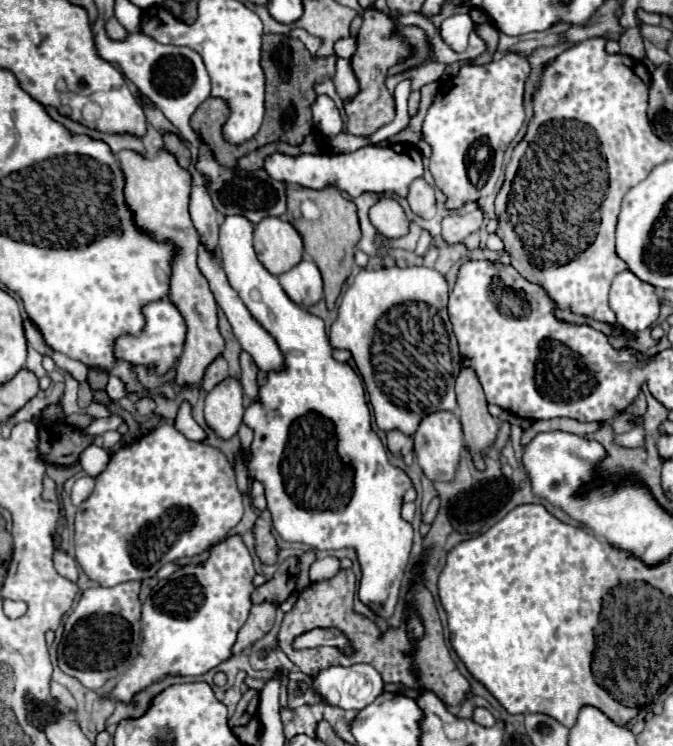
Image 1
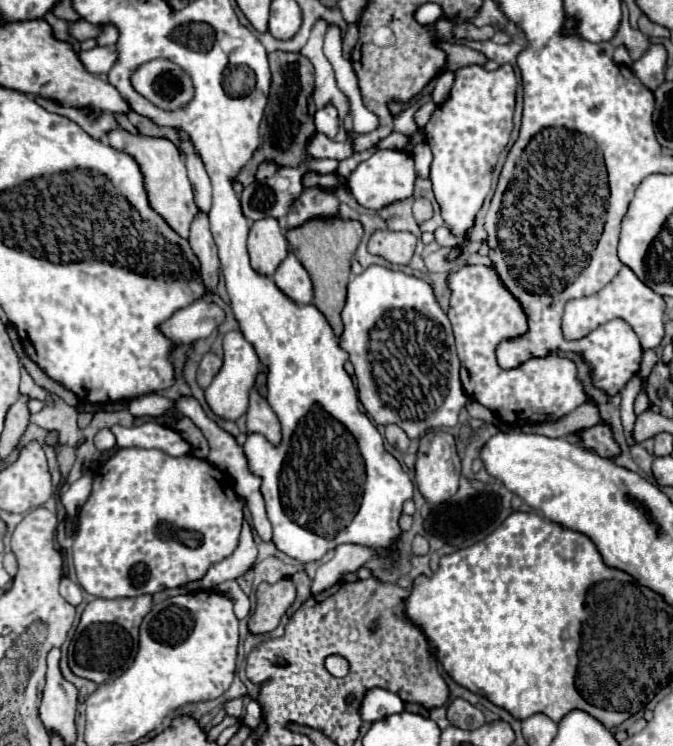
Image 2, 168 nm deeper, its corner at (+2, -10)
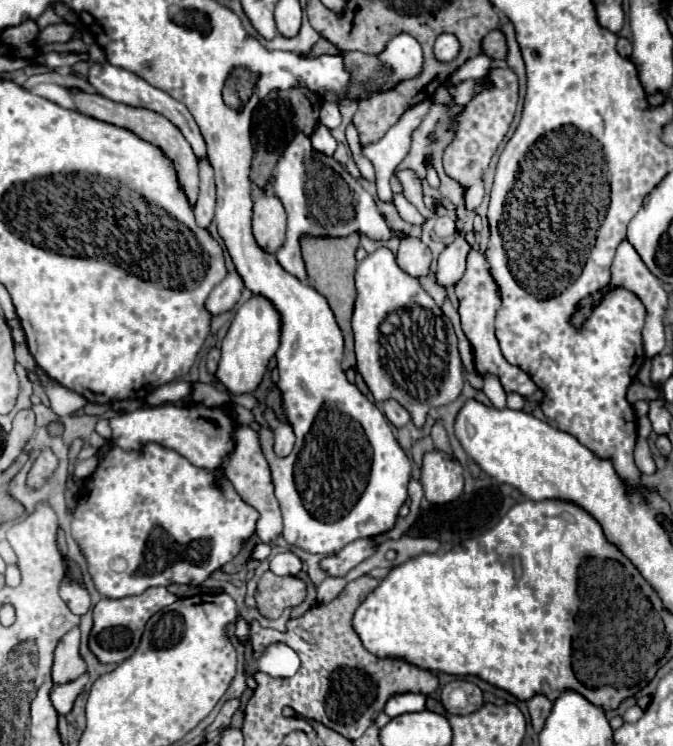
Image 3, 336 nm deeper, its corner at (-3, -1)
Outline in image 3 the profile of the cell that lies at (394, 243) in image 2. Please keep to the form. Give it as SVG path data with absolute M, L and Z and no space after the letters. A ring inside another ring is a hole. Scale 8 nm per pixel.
M407 237L399 245L397 253L397 265L409 273L411 277L425 277L429 275L429 265L431 265L431 251L421 243L421 239Z

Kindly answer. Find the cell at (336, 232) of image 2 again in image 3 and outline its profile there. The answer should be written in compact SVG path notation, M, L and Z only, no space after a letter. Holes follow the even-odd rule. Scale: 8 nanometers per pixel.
M353 233L349 237L333 239L333 237L303 237L301 249L303 249L303 261L307 269L307 281L313 289L317 289L329 303L331 311L335 313L337 325L343 331L345 337L345 359L343 369L355 367L355 353L353 353L353 331L351 331L351 315L353 315L353 303L357 297L353 273L355 273L355 251L359 247L359 235Z

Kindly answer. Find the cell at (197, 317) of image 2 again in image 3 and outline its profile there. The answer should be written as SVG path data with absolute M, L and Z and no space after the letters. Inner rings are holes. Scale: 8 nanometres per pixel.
M231 271L209 295L209 299L205 301L205 307L213 313L213 315L219 315L223 311L229 311L235 307L235 303L239 301L241 293L243 293L245 285L243 285L243 279L239 277L237 271Z

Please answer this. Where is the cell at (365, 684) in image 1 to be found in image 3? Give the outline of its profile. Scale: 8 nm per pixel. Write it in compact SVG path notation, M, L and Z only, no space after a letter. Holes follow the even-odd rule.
M403 693L403 695L393 695L387 705L385 705L385 713L389 717L399 717L403 713L417 713L425 709L425 695L421 693Z

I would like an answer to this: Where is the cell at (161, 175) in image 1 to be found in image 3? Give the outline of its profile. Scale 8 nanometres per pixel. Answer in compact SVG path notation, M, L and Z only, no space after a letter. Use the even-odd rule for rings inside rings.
M69 89L73 101L75 101L75 107L77 111L81 111L83 115L89 115L89 117L95 117L99 121L109 121L117 127L125 127L129 131L133 131L135 135L139 135L141 139L161 147L165 151L165 155L173 161L175 169L177 169L177 175L179 175L179 183L181 187L185 189L185 195L187 199L191 201L191 205L195 205L197 201L197 191L199 191L199 169L197 169L197 157L191 149L191 145L187 143L187 139L183 137L183 133L163 115L155 113L155 111L149 111L149 109L143 109L143 107L129 107L129 105L123 105L123 103L115 103L99 93L85 93L81 89Z

